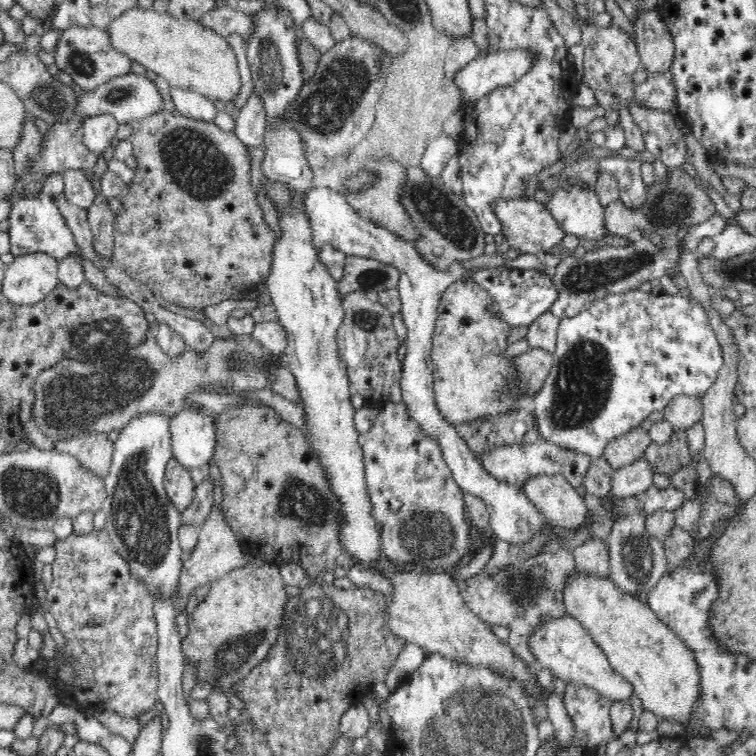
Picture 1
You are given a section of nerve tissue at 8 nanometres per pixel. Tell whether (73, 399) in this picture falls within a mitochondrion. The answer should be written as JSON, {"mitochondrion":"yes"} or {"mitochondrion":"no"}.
{"mitochondrion":"yes"}

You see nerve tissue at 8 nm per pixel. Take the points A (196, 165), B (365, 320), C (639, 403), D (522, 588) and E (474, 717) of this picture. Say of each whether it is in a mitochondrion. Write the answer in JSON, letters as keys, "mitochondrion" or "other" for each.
{"A":"mitochondrion","B":"mitochondrion","C":"other","D":"mitochondrion","E":"mitochondrion"}

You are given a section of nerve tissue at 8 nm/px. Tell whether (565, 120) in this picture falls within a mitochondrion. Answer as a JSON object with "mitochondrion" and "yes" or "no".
{"mitochondrion":"no"}

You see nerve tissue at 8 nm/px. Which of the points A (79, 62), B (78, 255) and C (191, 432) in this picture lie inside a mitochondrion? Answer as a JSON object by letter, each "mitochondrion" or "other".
{"A":"mitochondrion","B":"other","C":"other"}

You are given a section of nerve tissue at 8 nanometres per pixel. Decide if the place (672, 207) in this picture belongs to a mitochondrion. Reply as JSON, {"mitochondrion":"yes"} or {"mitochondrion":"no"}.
{"mitochondrion":"yes"}

